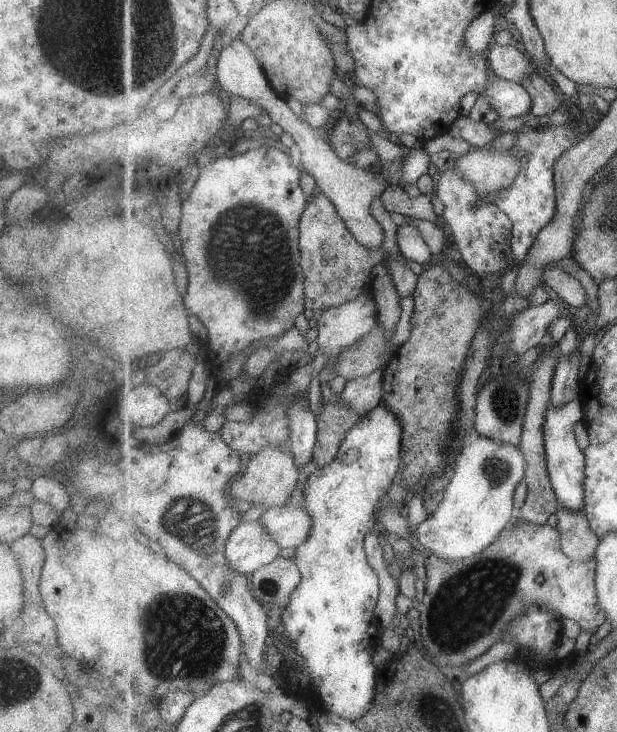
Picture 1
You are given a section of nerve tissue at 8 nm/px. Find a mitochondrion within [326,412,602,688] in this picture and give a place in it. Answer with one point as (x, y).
(467, 605)

